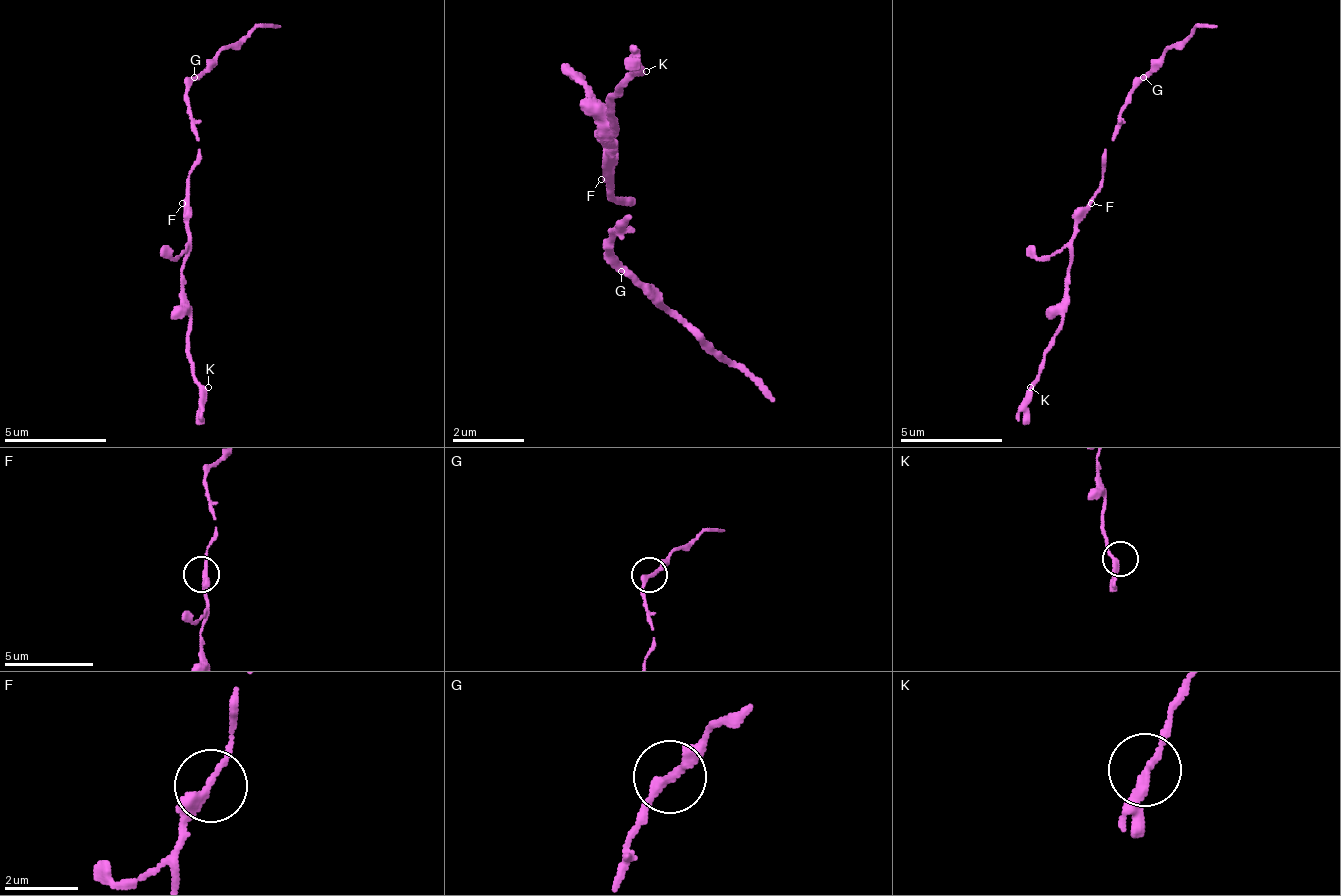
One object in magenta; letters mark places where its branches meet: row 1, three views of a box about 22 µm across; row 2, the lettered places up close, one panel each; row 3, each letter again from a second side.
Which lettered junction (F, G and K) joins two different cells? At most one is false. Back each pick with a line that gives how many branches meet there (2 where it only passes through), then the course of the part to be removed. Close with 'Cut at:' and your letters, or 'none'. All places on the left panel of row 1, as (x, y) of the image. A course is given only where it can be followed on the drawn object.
Cut at: none

